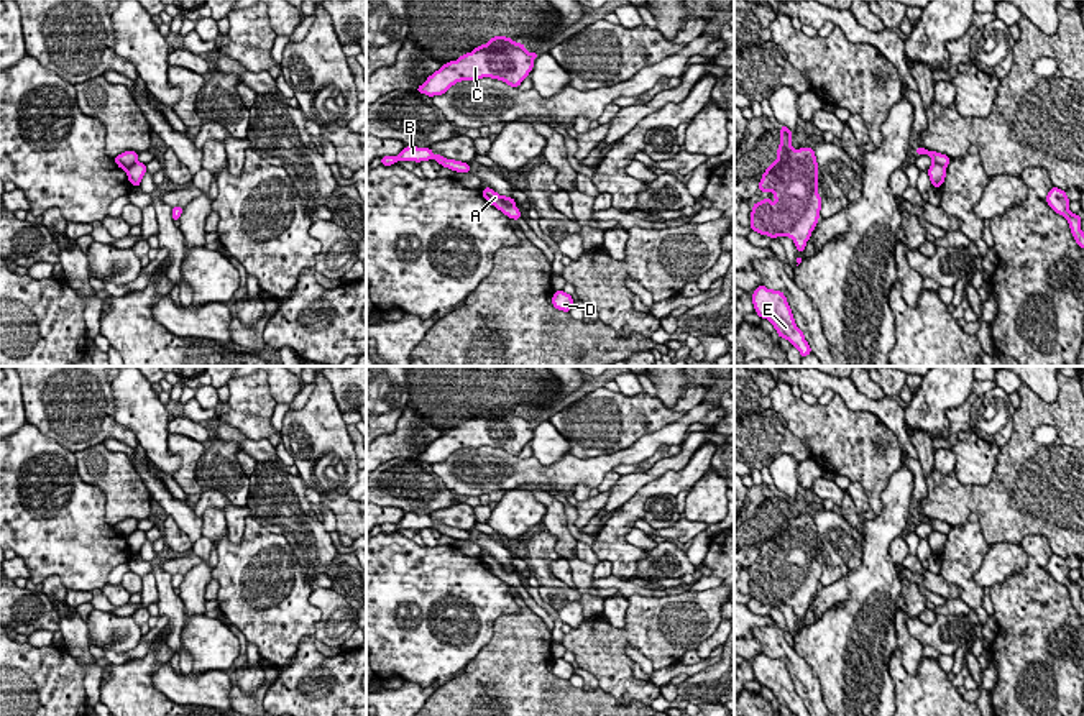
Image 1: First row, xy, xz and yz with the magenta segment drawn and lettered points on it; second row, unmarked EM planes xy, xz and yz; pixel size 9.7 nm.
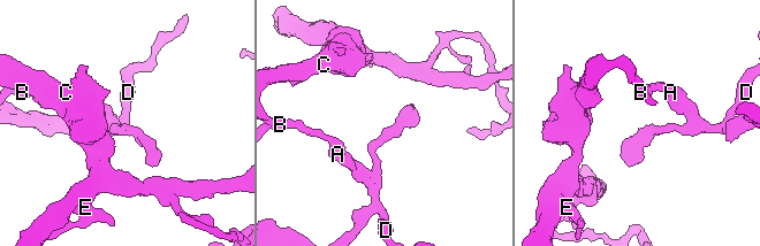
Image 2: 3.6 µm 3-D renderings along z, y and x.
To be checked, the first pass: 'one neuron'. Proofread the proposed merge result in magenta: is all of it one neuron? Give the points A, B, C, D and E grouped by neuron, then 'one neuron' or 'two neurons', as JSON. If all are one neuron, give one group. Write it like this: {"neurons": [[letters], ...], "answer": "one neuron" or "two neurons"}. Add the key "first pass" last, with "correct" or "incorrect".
{"neurons": [["A", "B", "C", "E"], ["D"]], "answer": "two neurons", "first pass": "incorrect"}

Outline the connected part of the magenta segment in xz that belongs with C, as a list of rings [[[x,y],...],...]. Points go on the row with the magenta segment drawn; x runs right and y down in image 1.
[[[493,36],[486,44],[475,48],[457,61],[445,62],[416,90],[434,97],[445,94],[457,82],[483,77],[519,87],[534,69],[537,56],[539,53],[529,53],[522,43],[516,43],[506,36]]]

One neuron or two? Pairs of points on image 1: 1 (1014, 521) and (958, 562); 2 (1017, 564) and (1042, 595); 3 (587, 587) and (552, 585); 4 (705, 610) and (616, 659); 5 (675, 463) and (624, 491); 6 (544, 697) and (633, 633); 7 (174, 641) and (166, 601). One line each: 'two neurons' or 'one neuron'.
1: two neurons
2: two neurons
3: two neurons
4: one neuron
5: one neuron
6: two neurons
7: one neuron

